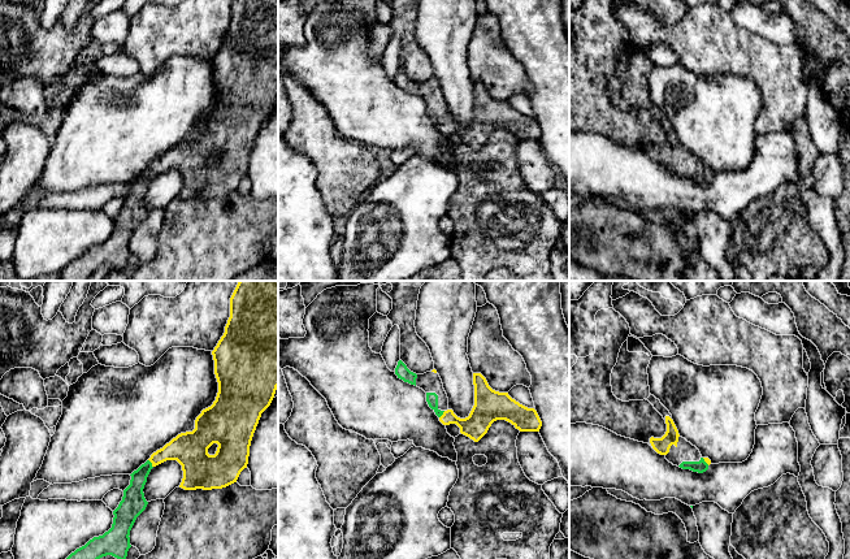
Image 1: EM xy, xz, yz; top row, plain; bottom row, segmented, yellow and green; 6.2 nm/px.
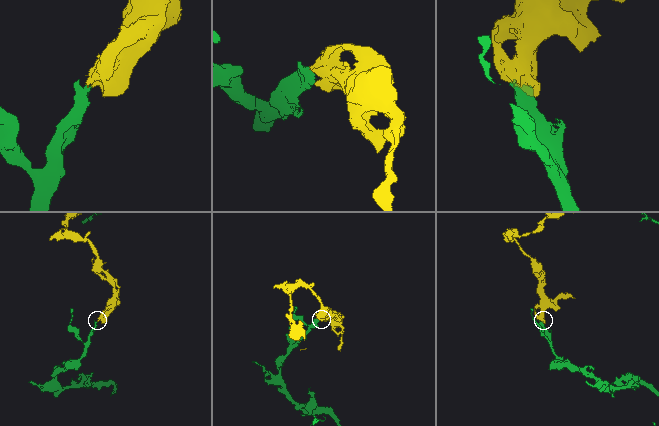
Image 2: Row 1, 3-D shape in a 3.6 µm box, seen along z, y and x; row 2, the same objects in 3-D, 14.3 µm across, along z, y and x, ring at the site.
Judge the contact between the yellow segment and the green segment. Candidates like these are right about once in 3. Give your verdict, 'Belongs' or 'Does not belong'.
Belongs

